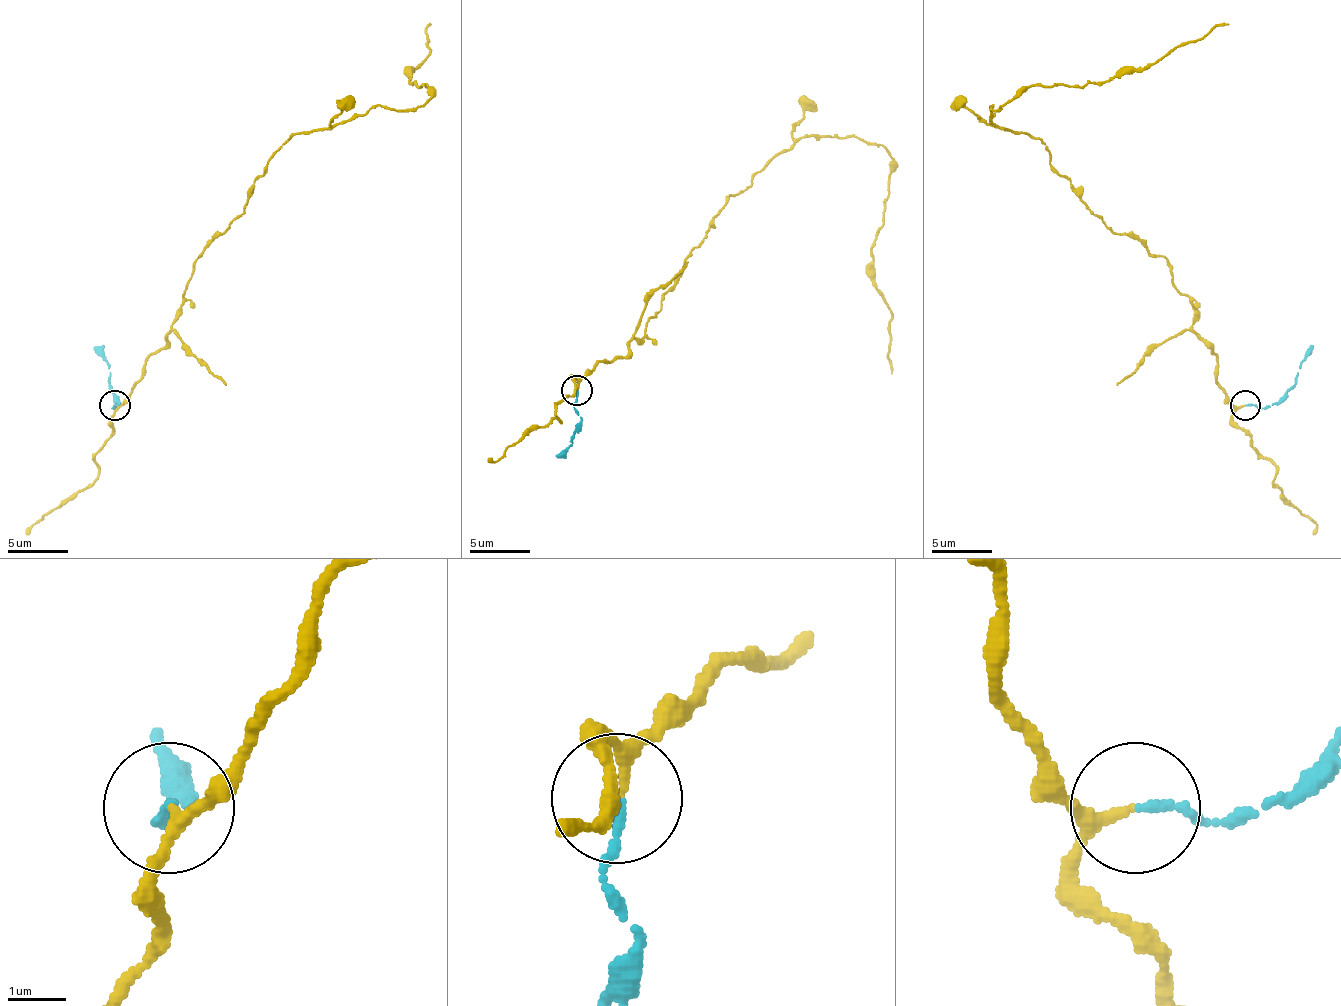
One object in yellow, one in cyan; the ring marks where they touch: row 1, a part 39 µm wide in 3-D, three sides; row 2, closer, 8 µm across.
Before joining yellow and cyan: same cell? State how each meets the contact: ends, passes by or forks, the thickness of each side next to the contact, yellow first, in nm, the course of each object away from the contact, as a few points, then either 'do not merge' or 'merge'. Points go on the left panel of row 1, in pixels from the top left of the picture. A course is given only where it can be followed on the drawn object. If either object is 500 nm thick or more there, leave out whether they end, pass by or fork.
yellow passes by; cyan ends there; 140 nm thick on the yellow side, 140 nm on the other; yellow runs (115, 404), (167, 344), (194, 263), (278, 148), (429, 97), (410, 82), (429, 25); cyan runs (115, 404), (112, 407), (118, 404), (109, 383), (109, 365), (103, 344); merge

